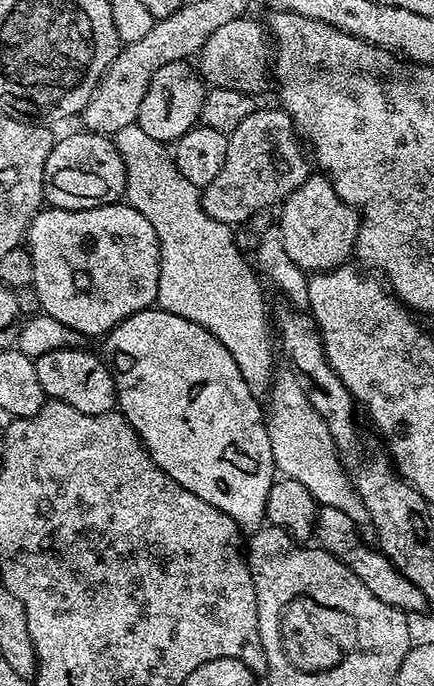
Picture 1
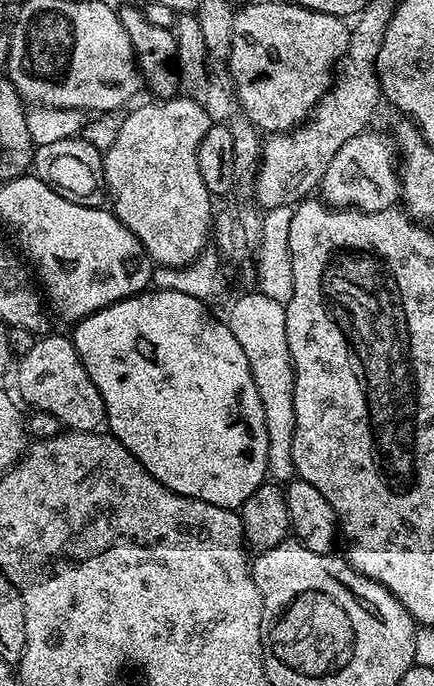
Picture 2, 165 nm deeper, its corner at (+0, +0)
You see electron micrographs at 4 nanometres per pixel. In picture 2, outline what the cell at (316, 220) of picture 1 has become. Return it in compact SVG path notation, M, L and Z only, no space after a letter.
M365 130L342 142L342 150L334 154L334 162L326 166L326 174L318 189L325 204L333 209L355 208L377 212L393 207L401 199L398 149L391 139L380 132Z

